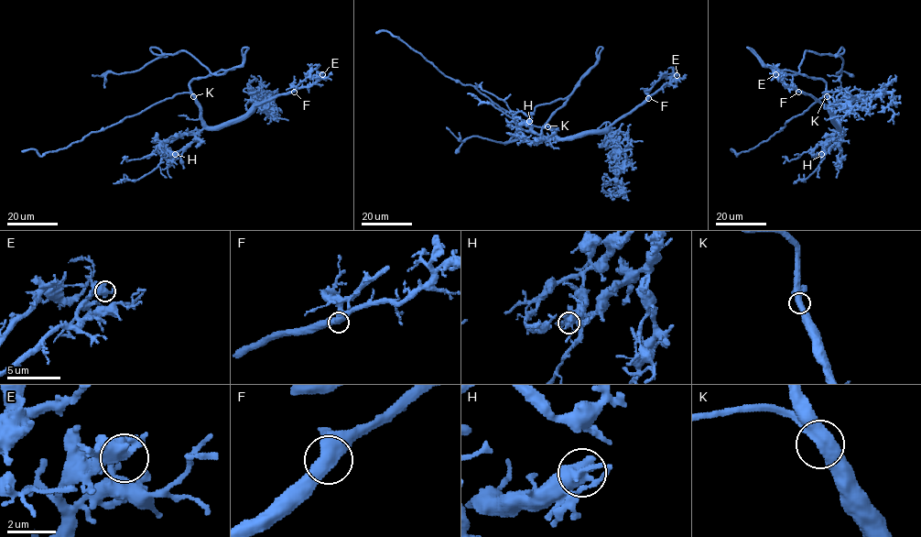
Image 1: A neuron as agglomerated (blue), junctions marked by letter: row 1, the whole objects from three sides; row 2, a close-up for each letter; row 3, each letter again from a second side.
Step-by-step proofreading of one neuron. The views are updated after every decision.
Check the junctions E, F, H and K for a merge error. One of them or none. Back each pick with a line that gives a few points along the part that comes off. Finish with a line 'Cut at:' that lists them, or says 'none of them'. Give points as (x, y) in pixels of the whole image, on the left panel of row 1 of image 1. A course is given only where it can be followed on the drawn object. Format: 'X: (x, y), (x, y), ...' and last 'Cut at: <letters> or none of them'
Cut at: none of them

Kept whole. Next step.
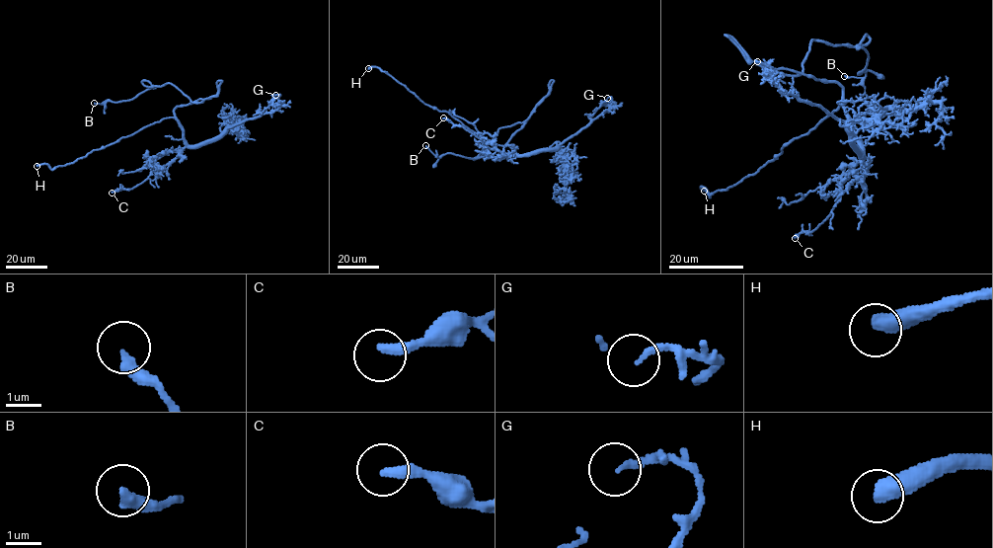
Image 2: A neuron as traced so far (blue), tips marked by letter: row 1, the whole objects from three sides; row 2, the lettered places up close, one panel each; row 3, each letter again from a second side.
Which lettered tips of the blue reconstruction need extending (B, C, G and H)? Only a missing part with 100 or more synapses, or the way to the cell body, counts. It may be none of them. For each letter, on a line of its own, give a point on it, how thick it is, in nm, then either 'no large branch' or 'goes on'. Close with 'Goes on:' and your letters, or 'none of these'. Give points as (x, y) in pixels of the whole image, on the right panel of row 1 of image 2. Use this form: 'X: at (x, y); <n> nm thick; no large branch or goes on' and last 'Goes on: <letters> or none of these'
B: at (844, 76); 320 nm thick; no large branch
C: at (795, 238); 320 nm thick; no large branch
G: at (757, 61); 180 nm thick; no large branch
H: at (704, 191); 500 nm thick; goes on
Goes on: H

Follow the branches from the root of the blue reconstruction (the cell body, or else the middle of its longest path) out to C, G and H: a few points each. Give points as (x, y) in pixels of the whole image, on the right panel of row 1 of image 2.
C: (836, 82), (842, 88), (842, 107), (864, 155), (866, 171), (814, 230), (795, 238)
G: (836, 82), (861, 154), (841, 120), (780, 89), (767, 77), (769, 67), (757, 61)
H: (836, 82), (845, 102), (809, 132), (793, 138), (773, 160), (737, 184), (710, 196), (704, 191)

